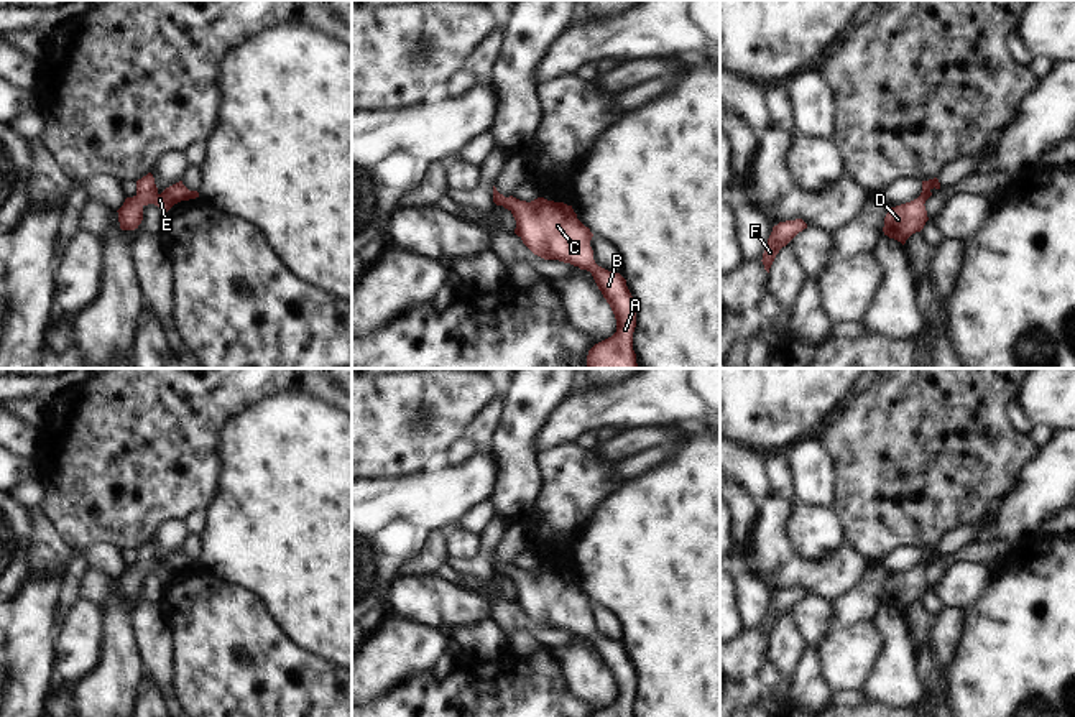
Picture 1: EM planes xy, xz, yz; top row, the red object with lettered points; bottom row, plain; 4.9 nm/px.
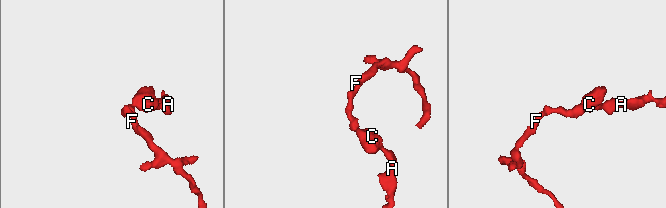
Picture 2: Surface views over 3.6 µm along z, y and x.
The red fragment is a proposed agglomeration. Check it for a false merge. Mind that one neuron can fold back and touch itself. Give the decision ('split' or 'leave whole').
leave whole

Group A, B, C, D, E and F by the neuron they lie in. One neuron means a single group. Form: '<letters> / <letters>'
A B C D E F

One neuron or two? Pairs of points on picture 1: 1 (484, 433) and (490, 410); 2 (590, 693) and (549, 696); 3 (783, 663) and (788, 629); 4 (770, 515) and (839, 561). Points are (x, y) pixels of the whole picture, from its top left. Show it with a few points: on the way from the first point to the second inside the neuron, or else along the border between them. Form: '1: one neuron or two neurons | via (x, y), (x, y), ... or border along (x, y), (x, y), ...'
1: one neuron | via (484, 428), (490, 415)
2: two neurons | border along (559, 658), (566, 686), (581, 699)
3: one neuron | via (784, 655), (786, 637)
4: one neuron | via (770, 538), (798, 568), (816, 568)

